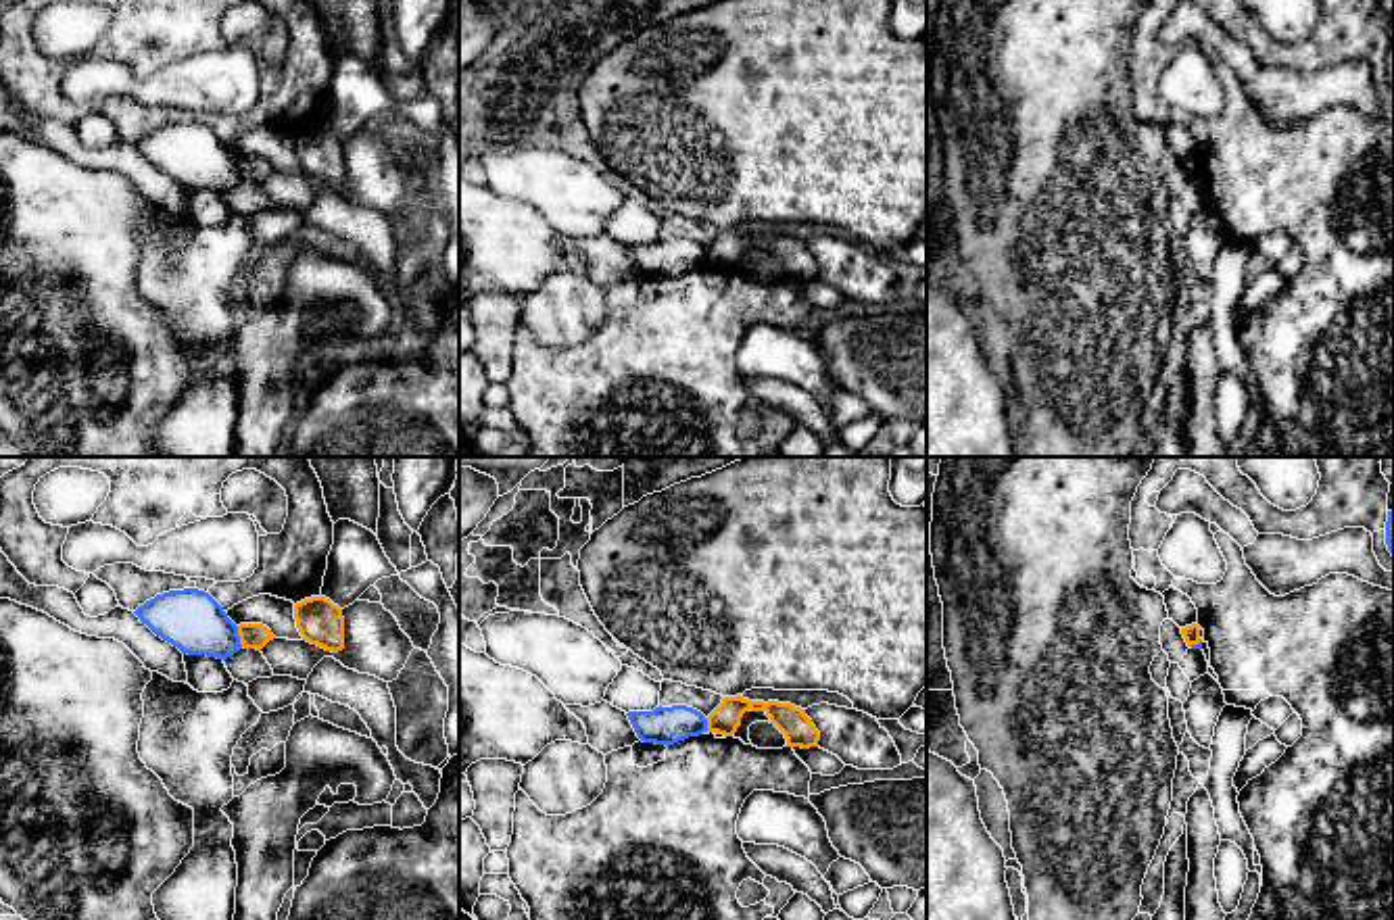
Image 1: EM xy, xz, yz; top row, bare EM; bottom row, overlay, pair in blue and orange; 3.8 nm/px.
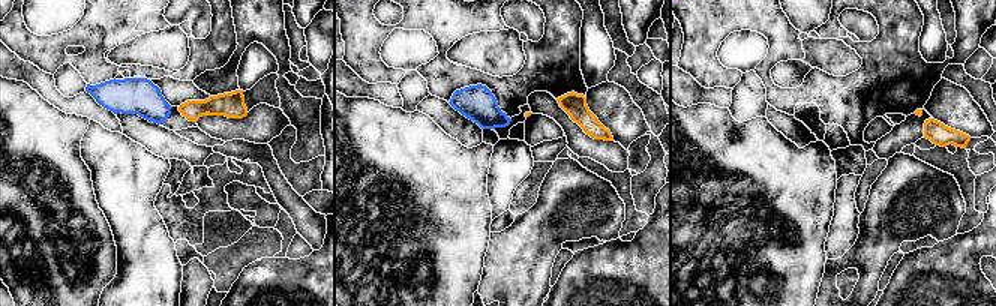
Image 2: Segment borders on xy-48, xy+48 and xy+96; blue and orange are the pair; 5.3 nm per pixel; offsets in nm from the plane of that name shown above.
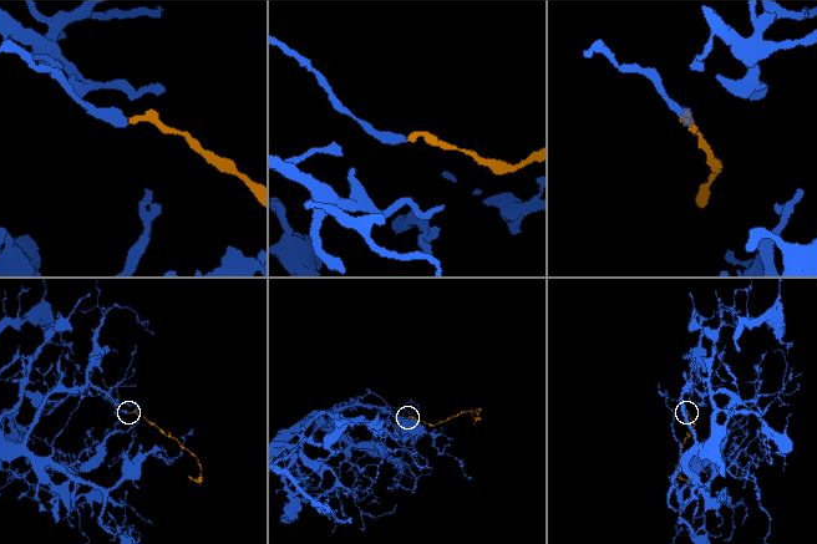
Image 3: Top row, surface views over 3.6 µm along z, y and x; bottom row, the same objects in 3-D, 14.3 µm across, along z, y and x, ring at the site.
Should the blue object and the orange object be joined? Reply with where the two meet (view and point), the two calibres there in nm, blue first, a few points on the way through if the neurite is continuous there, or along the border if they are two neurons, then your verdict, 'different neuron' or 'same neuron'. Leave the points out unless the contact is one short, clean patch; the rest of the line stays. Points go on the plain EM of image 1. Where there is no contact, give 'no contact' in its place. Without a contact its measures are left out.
meets blue in xy at (238, 170); 240 nm thick on the blue side, 100 nm on the other; border along xy (236, 159), (243, 178); different neuron

